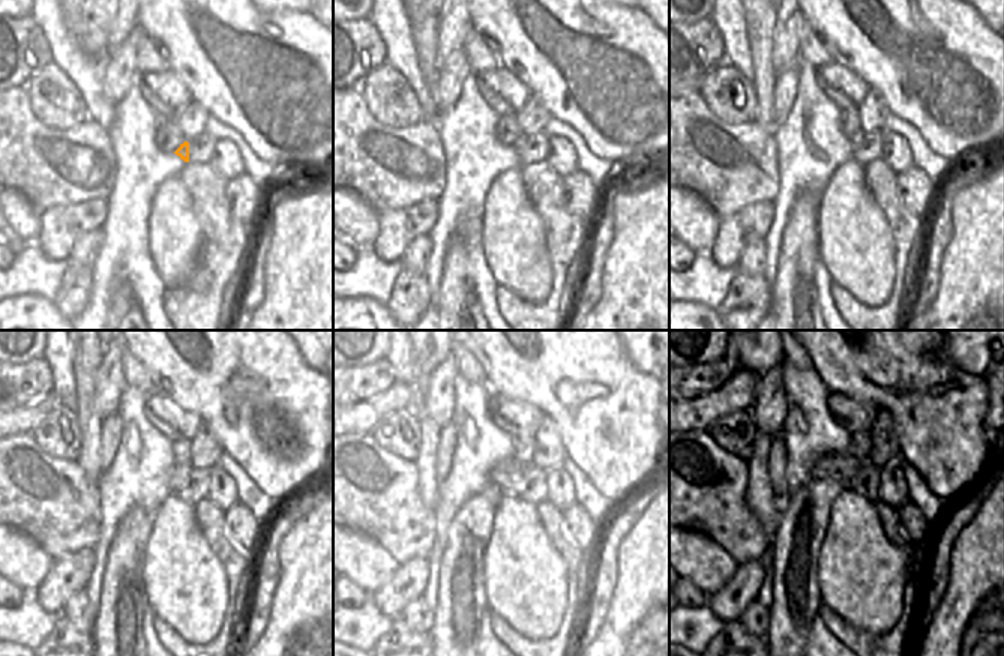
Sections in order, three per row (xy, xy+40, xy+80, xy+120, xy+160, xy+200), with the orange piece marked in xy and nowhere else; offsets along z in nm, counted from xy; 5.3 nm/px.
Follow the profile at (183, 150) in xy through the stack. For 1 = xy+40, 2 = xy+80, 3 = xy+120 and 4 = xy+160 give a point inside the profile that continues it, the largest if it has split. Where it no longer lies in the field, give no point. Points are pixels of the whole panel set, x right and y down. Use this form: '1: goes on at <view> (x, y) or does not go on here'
1: goes on at xy+40 (520, 143)
2: goes on at xy+80 (856, 140)
3: goes on at xy+120 (179, 478)
4: goes on at xy+160 (508, 475)

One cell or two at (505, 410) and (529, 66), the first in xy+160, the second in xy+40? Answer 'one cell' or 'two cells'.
two cells

